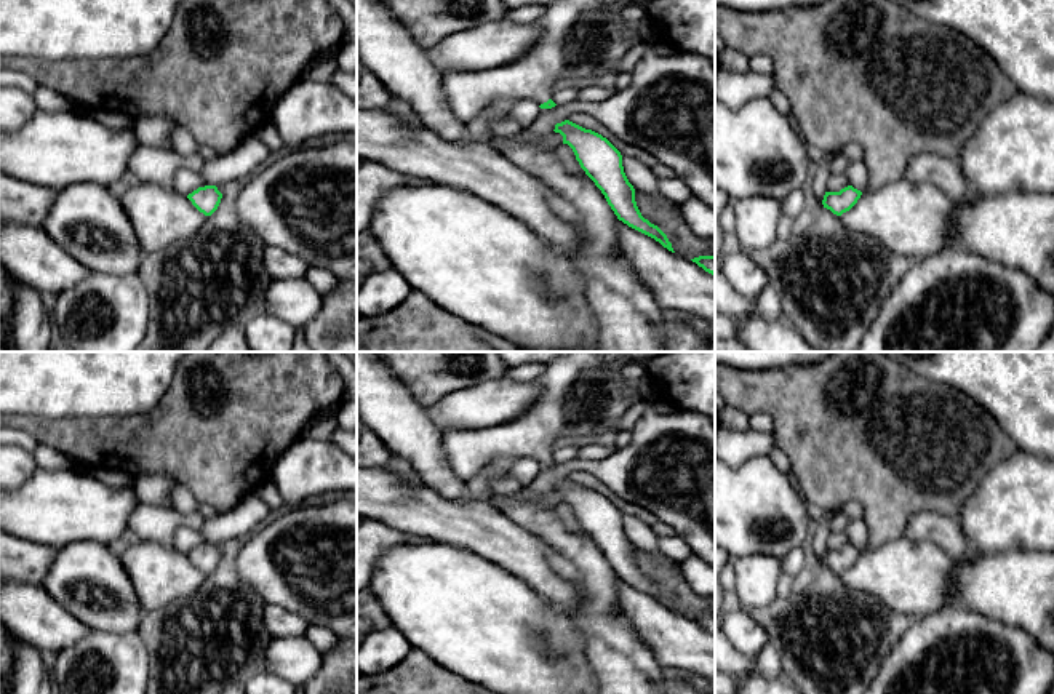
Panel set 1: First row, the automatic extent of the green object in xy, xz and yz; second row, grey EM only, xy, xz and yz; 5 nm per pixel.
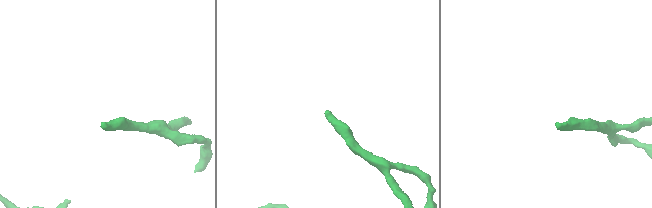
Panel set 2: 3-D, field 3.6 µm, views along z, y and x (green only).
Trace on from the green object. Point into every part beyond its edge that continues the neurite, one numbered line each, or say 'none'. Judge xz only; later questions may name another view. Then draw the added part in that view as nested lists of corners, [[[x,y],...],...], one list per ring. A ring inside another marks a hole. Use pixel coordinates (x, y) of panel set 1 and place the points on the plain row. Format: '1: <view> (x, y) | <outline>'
1: xz (581, 392) | [[[563,352],[561,355],[555,357],[550,361],[545,361],[545,371],[542,374],[539,374],[539,377],[536,379],[541,384],[541,395],[537,397],[536,403],[518,419],[512,421],[512,422],[505,422],[496,427],[489,427],[489,429],[483,429],[483,430],[445,430],[443,435],[443,451],[446,456],[446,461],[449,464],[451,472],[465,483],[475,485],[478,486],[481,481],[483,473],[489,469],[489,467],[501,467],[505,465],[507,462],[513,461],[513,459],[523,459],[523,457],[533,457],[536,459],[539,464],[547,461],[549,457],[552,457],[552,446],[558,438],[579,438],[579,437],[585,437],[585,435],[593,435],[593,433],[601,433],[601,432],[608,432],[617,430],[617,424],[621,421],[621,417],[627,413],[627,409],[630,408],[627,398],[625,398],[625,389],[627,389],[627,381],[622,376],[622,371],[629,366],[641,366],[641,368],[648,368],[648,365],[651,363],[653,358],[635,358],[632,355],[632,352],[617,352],[614,357],[608,355],[606,352]],[[656,355],[659,357],[659,355]],[[653,357],[653,358],[656,358]]]

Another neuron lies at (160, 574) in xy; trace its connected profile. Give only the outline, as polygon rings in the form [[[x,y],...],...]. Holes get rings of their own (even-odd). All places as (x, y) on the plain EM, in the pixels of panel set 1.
[[[130,539],[118,555],[144,612],[189,596],[206,577],[187,553],[157,542]]]

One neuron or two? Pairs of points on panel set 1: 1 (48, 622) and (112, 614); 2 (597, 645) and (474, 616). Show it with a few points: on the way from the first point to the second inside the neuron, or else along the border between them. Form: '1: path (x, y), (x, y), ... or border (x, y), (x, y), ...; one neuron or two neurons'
1: border (50, 594), (91, 630); two neurons
2: border (565, 611), (582, 638), (582, 653), (595, 677); two neurons

